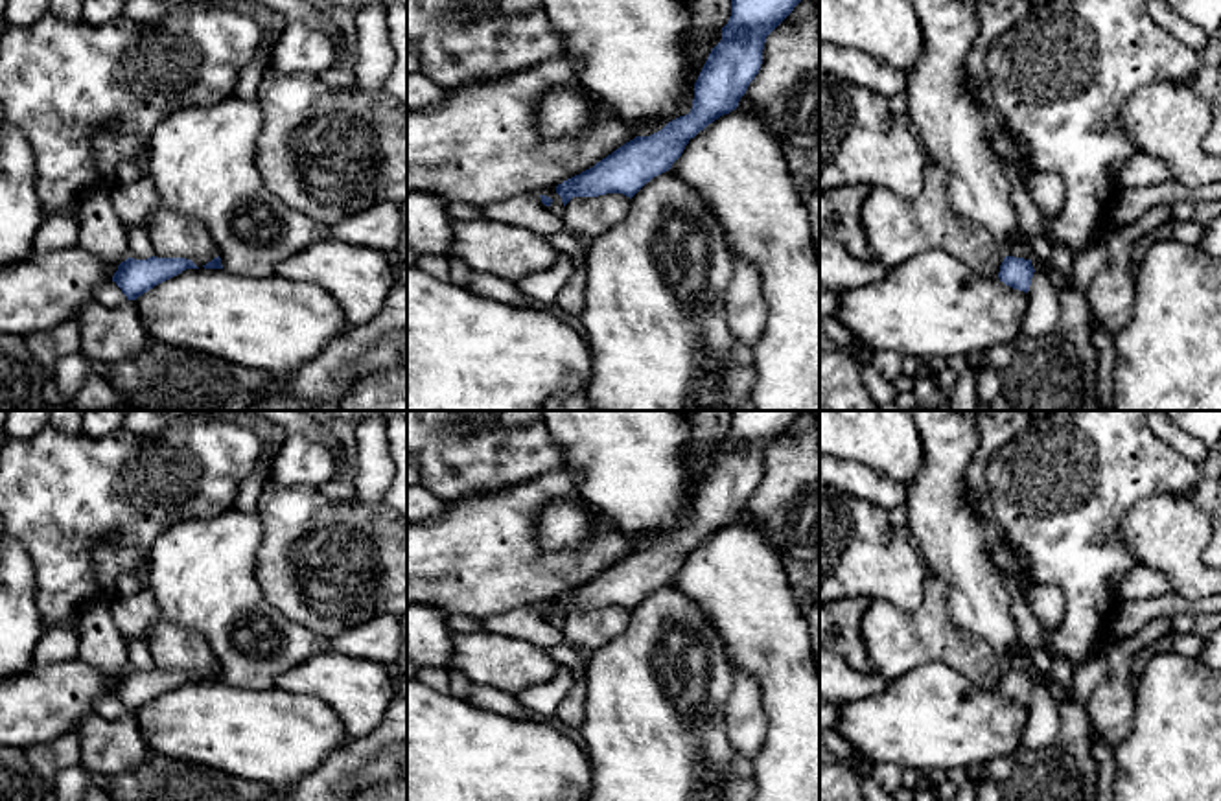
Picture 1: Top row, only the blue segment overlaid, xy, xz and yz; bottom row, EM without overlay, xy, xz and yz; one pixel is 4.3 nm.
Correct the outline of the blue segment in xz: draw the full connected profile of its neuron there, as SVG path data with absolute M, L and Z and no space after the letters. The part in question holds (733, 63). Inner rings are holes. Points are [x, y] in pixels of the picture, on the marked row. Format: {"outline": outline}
{"outline": "M731 0L731 17L722 28L722 41L711 50L694 83L691 112L669 122L650 136L635 136L593 168L558 184L556 193L562 197L564 206L573 197L599 197L606 193L622 193L632 199L646 182L669 171L691 138L738 107L740 98L761 70L766 37L799 2L801 0Z"}

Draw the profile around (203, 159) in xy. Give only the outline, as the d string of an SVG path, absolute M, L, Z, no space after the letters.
M238 96L214 105L182 107L164 118L149 140L149 171L158 203L199 221L214 239L223 271L271 278L289 256L315 243L322 230L267 190L256 168L263 127L258 101Z

